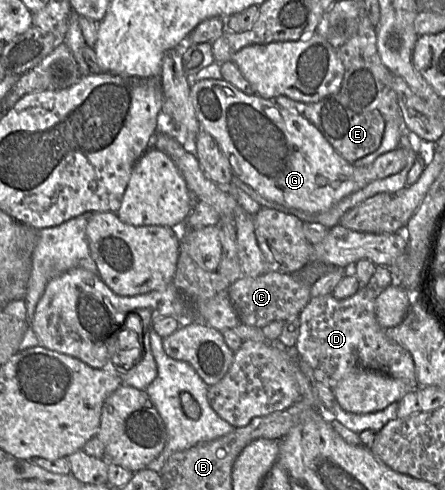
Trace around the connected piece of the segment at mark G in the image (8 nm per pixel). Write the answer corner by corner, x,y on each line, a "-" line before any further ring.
204,79
197,81
190,85
190,97
192,100
192,104
196,113
196,117
200,123
201,130
204,130
208,134
210,134
213,139
218,144
220,150
226,157
230,168
232,170
233,176
239,178
242,182
249,185
255,191
257,191
261,196
266,198
267,200
276,202
286,208
298,209
306,213
317,214
320,212
324,212
331,208
334,204
340,201
342,198
364,188
370,182
385,178
389,175
395,174
400,171
406,164
407,160
407,151
414,151
418,153
420,150
424,149
424,142
421,141
416,134
413,132
409,132
407,137
409,138
410,143
412,144
411,150
405,150
403,148
397,147
387,153
384,153
377,157
374,162
365,167
356,167
352,163
347,162
326,140
323,134
305,117
300,114
285,109
278,105
274,99
265,99
256,94
244,94
232,84
228,83
223,79

